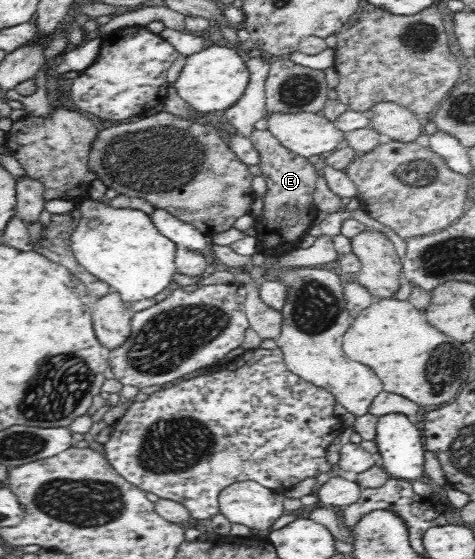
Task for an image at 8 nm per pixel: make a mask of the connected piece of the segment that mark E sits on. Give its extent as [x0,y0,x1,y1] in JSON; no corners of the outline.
[249,129,318,262]

